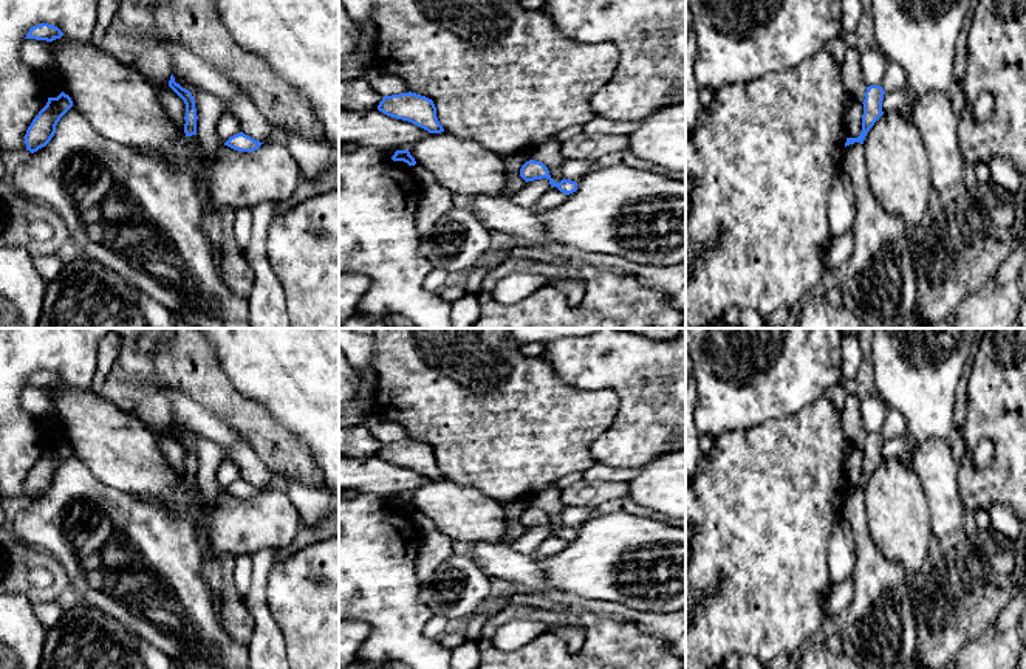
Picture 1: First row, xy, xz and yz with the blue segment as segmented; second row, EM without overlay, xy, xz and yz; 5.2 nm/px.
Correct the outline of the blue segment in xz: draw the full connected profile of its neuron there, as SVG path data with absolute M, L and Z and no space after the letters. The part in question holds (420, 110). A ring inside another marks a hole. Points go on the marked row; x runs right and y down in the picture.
M412 91L384 96L378 110L387 116L409 121L429 133L444 132L436 118L436 107L433 101Z

